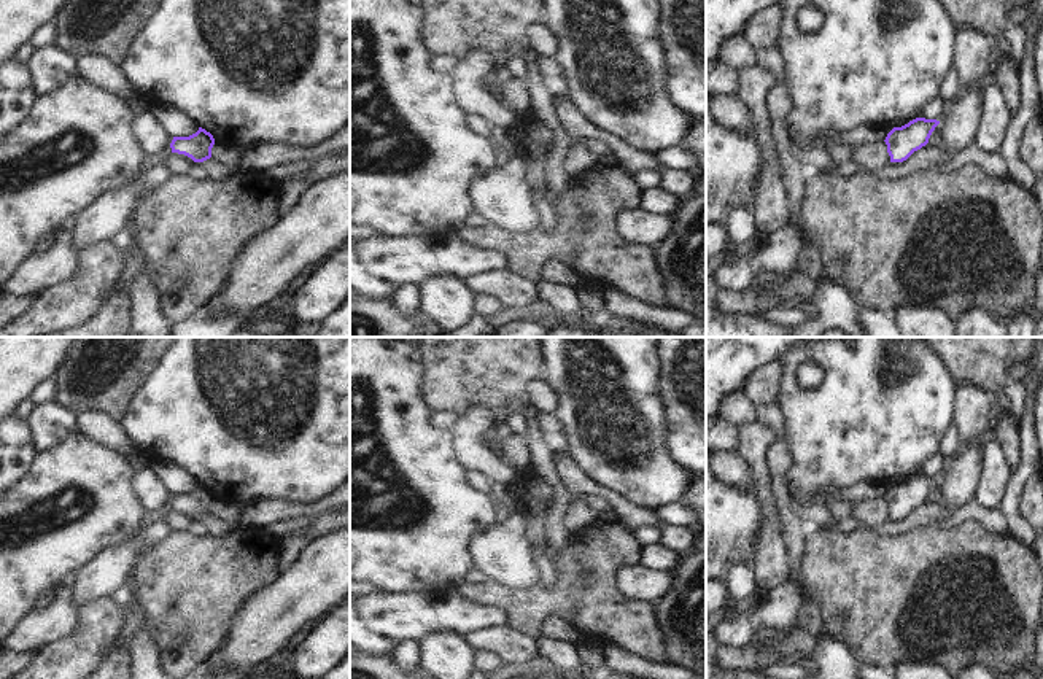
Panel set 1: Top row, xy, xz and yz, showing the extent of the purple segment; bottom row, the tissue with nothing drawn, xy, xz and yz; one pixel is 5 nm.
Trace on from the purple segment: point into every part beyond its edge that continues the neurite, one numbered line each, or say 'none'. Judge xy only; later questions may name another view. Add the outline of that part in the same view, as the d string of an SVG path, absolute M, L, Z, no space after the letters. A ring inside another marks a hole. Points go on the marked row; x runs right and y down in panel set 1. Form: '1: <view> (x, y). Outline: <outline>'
1: xy (217, 169). Outline: M210 157L210 159L207 159L200 164L205 167L208 178L215 178L215 180L219 180L219 181L229 178L235 170L234 165L226 164L219 159L215 159L215 157Z

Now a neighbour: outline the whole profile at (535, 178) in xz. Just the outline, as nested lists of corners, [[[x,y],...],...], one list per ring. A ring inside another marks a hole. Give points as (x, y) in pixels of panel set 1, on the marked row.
[[[549,145],[544,154],[537,157],[525,157],[525,181],[533,191],[536,210],[539,213],[539,224],[542,224],[547,231],[552,231],[556,224],[553,207],[544,199],[544,165],[550,154],[552,146]]]

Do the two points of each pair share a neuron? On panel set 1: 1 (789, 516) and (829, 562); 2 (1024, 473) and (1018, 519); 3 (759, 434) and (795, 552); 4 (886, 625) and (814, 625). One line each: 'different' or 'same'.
1: different
2: same
3: different
4: different

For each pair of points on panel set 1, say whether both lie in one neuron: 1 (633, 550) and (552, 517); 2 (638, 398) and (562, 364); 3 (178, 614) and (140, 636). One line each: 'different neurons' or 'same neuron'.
1: different neurons
2: same neuron
3: different neurons

